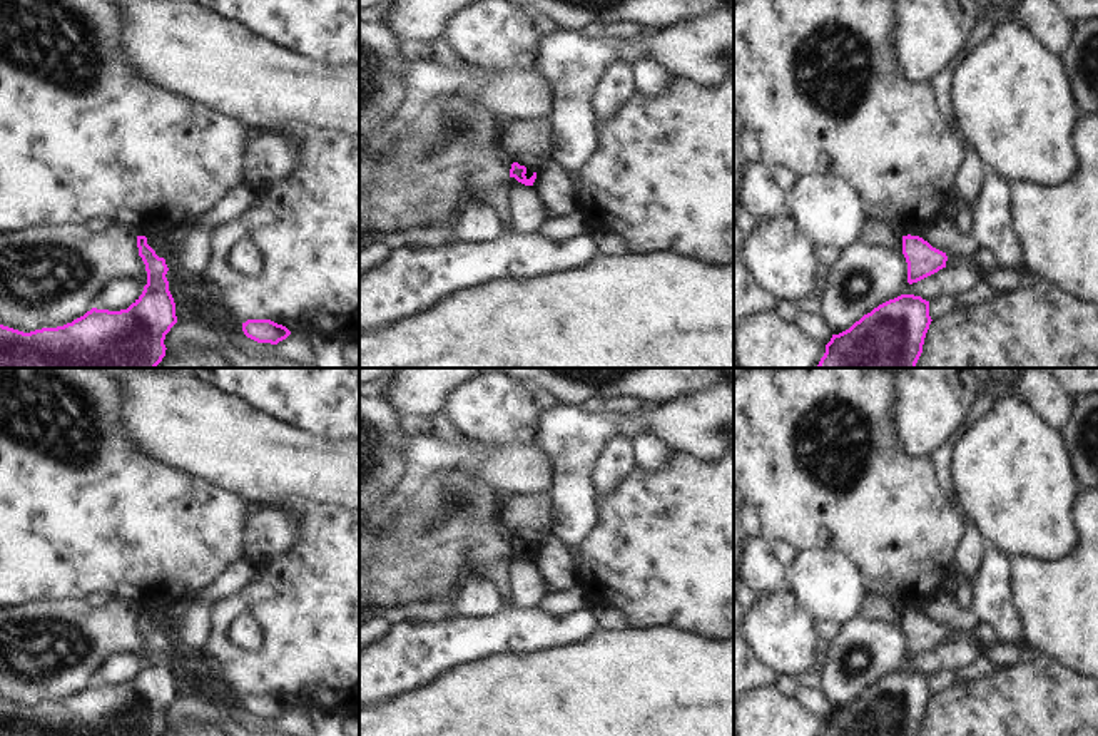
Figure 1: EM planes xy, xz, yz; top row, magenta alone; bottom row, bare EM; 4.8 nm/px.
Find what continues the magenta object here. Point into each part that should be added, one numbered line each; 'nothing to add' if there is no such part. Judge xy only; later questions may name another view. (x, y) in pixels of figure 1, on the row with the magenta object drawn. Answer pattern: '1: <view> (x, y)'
nothing to add

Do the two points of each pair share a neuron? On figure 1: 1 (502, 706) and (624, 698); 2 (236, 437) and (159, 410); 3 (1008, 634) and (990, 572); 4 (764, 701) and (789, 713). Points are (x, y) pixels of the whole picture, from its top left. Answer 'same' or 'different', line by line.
1: same
2: same
3: same
4: same

